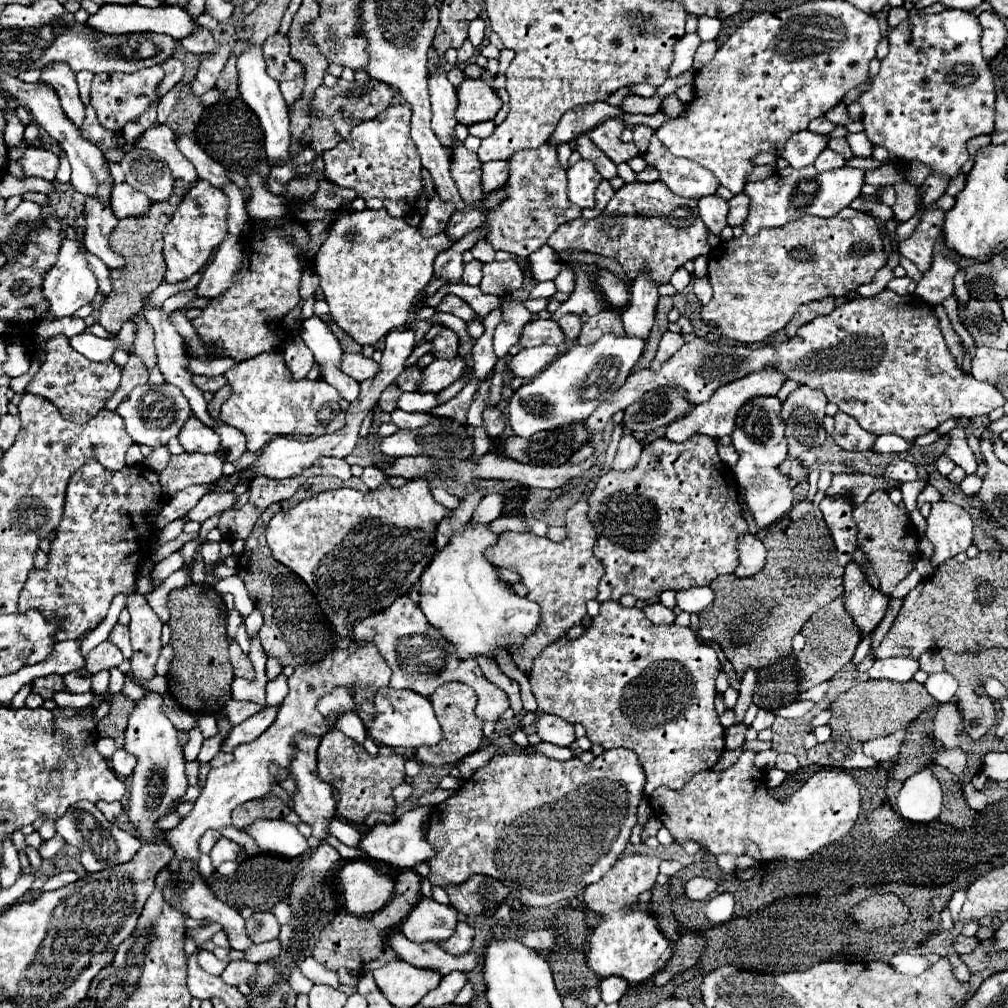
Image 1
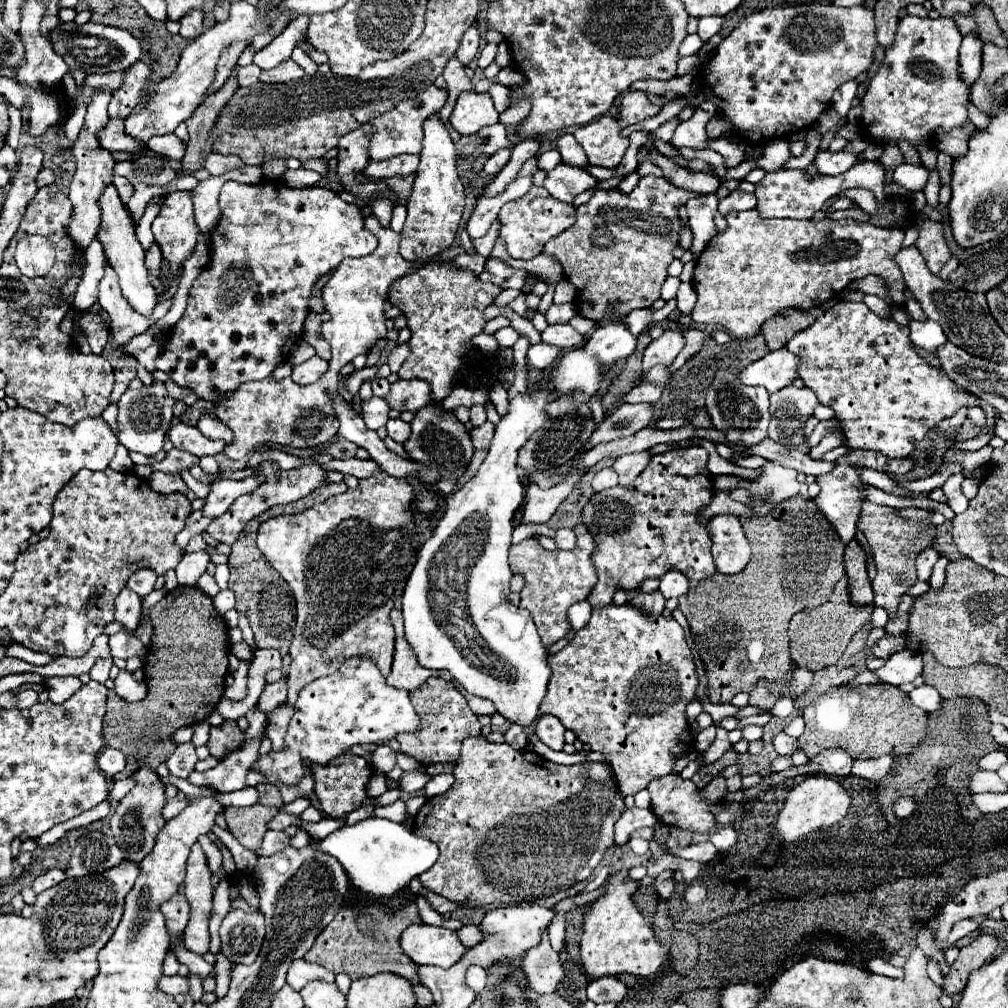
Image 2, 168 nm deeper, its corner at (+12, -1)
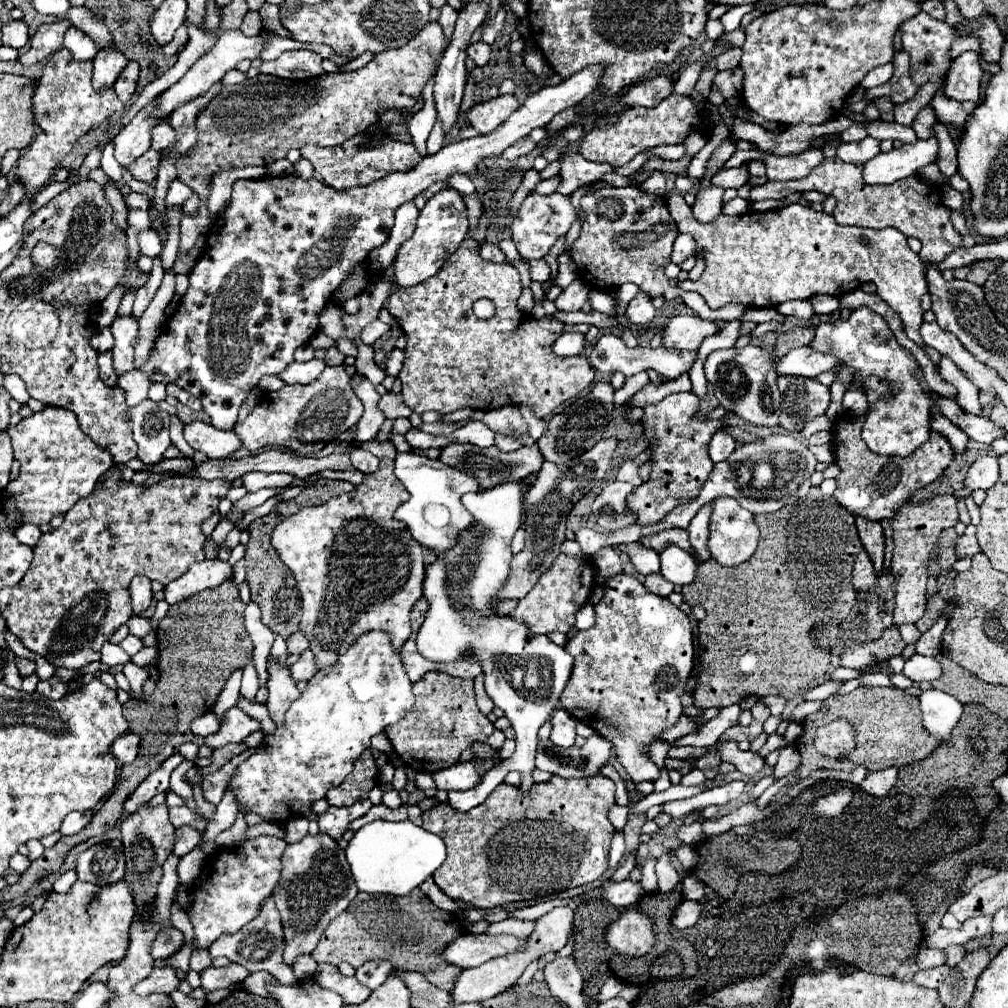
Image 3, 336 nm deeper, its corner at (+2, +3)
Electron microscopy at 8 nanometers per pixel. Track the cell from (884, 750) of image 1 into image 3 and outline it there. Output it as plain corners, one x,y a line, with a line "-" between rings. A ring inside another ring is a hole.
889,767
883,771
869,773
859,787
873,797
885,797
889,789
895,785
895,781
897,781
897,767

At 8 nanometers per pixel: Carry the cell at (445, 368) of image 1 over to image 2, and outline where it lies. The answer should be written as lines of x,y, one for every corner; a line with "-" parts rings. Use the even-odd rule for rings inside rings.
399,379
397,383
391,385
391,393
385,397
391,409
397,411
419,411
425,407
433,397
431,385
423,379

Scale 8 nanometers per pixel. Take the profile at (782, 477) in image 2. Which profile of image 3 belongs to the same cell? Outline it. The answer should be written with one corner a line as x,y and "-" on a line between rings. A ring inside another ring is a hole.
769,435
769,437
759,437
757,441
745,443
743,447
737,447
725,461
717,463
709,475
709,479
705,481
703,489
699,491
697,497
693,497
689,503
685,505
677,505
667,517
663,517
663,521
655,523
655,525
631,525
613,533
597,533
595,529
579,529
577,535
577,543
581,545
583,553
587,557
593,557
601,547
605,545
619,545
619,543
635,543
641,541
643,537
655,535
659,531
665,529
687,529
691,519
697,515
697,511
713,501
713,497
719,495
729,495
733,499
739,501
741,507
749,509
751,513
759,515
759,513
773,513
785,505
791,505
793,501
805,497
811,489
811,475
815,473
815,465
817,459
815,455
807,449
807,443
803,443
801,439
793,437
793,435

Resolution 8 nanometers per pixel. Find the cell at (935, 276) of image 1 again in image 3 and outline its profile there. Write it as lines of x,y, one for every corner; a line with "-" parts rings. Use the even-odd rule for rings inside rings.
839,157
823,159
805,179
793,181
767,181
761,187
751,189
751,201
783,199
795,191
819,191
837,199
833,217
841,225
859,225
871,229
895,227
907,237
917,237
923,243
923,261
937,263
949,253
961,247
961,235
951,223
951,211
943,205
943,187
925,183
921,177
911,175
895,181
893,185
867,185
863,181
863,165
843,163

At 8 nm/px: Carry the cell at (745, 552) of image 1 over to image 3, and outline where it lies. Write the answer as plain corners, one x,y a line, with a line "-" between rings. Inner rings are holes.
727,495
713,499
707,549
715,561
719,561
721,565
727,565
727,567
741,565
743,561
747,561
753,555
753,551
757,547
757,539
759,539
759,527
755,525
751,511
743,509
733,497
727,497

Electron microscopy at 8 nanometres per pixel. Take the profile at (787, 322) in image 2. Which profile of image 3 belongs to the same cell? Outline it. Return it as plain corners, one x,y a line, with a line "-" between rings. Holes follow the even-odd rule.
815,327
791,329
791,331
785,331
785,333
779,333
777,345
775,345
775,355
777,357
785,357
791,349
809,345
811,339
813,339
813,335
815,335

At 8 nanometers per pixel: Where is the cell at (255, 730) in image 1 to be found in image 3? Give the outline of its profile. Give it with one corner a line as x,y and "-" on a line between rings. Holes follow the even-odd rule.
307,649
307,651
303,651
303,653
301,653
299,661
297,661
295,665
291,665
291,677
293,677
295,681
301,681
301,679
309,681
315,673
317,673
315,657
313,657
313,651
311,651
311,649

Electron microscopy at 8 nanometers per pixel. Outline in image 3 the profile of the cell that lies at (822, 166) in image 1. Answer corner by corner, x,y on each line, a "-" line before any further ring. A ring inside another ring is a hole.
865,137
863,141
857,143
841,143
837,147
837,157
845,163
865,163
869,159
873,159
875,155
879,155
879,139
873,137

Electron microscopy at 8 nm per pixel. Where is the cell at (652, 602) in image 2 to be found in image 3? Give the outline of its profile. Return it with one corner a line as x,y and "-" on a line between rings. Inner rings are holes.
651,573
645,577
645,587
655,593
655,595
661,595
661,597
667,597
671,591
673,591
673,583
667,581
661,573

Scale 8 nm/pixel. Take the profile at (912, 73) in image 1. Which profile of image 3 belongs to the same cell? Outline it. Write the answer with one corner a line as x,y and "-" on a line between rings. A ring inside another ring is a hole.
919,13
907,21
903,21
899,25
901,31
901,39
903,39
903,49
911,55
911,73
913,73
913,81
917,85
925,85
929,81
939,81
947,75
949,65
951,65
951,57
949,57
949,47
951,43
957,39
957,31
947,25
945,21
937,21
933,17
929,17
927,13

